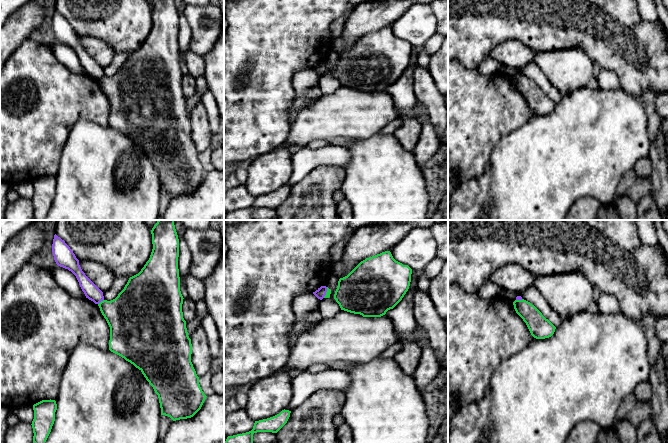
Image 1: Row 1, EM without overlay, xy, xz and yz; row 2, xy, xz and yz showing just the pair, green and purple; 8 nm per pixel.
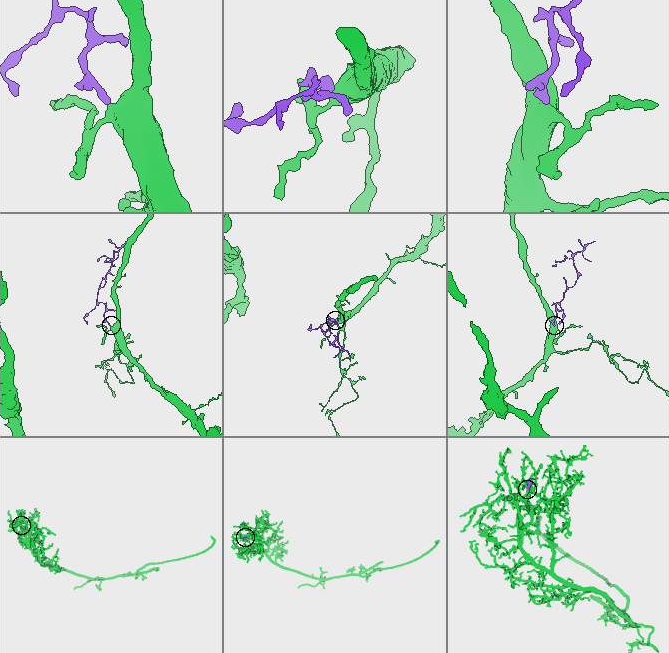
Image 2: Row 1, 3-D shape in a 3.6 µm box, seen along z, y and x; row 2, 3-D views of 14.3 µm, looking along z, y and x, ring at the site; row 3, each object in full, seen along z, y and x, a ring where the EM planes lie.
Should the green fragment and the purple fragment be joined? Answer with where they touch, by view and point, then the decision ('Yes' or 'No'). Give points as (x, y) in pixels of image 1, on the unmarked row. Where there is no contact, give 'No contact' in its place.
Touches green at xy (100, 78). No

